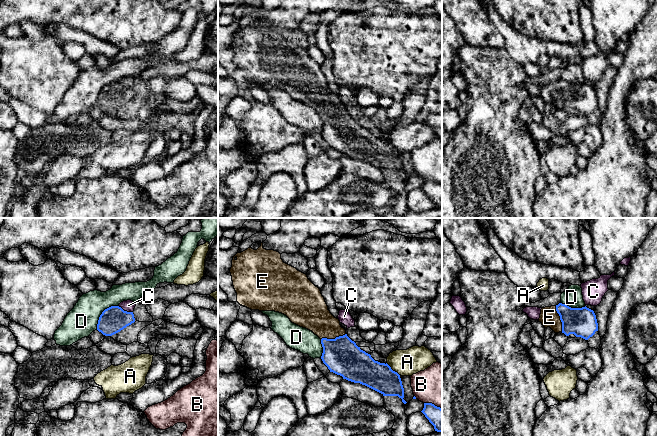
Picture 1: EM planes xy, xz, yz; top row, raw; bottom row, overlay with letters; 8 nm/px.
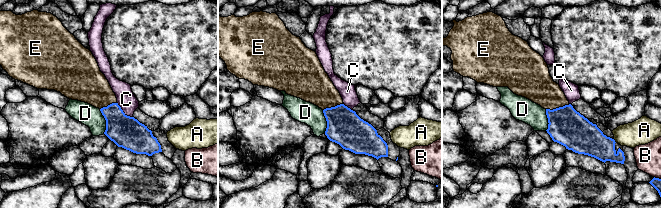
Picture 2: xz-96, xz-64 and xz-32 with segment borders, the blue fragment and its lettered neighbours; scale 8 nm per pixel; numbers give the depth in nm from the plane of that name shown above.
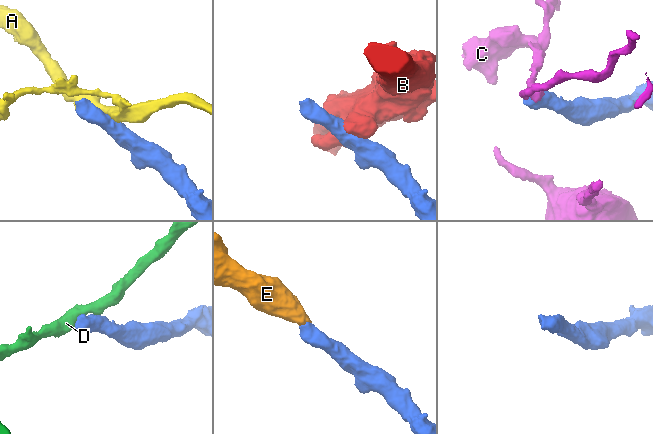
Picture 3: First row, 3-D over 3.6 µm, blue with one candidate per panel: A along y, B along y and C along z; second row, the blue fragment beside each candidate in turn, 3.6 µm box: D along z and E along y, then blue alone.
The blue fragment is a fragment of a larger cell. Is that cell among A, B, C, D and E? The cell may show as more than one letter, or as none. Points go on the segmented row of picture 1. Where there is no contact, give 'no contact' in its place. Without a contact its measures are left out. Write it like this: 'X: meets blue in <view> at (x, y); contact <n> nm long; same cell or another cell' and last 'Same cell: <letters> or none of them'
A: meets blue in xz at (392, 370); contact 150 nm long; another cell
B: meets blue in xz at (433, 404); contact 160 nm long; another cell
C: meets blue in xy at (125, 311); contact 130 nm long; another cell
D: meets blue in xy at (102, 313); contact 260 nm long; another cell
E: meets blue in yz at (560, 319); contact 220 nm long; same cell
Same cell: E

